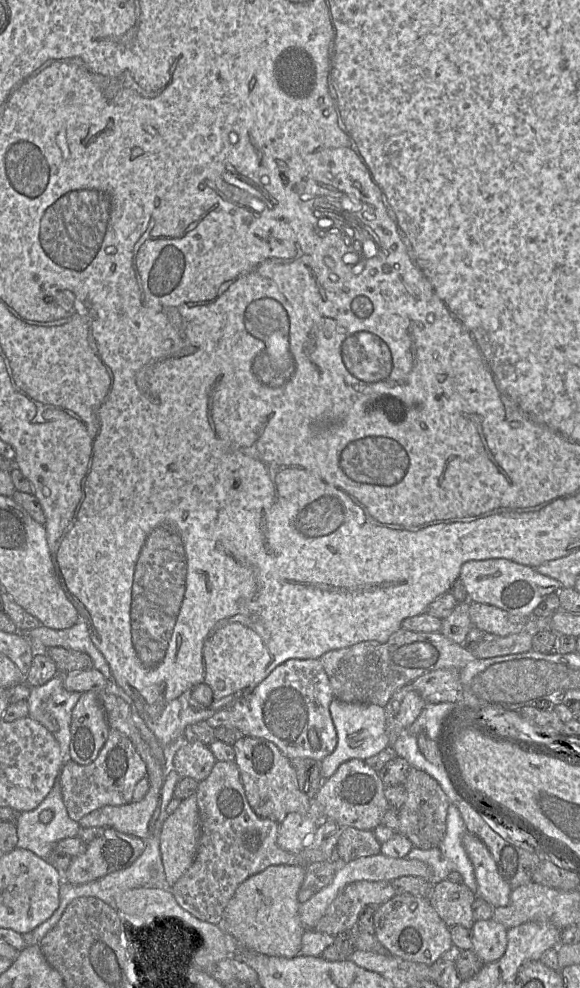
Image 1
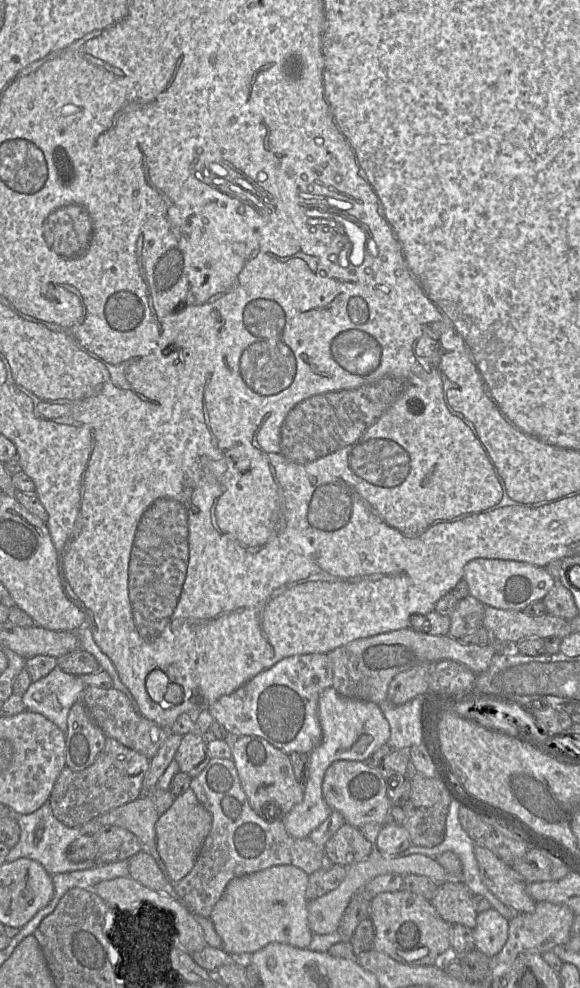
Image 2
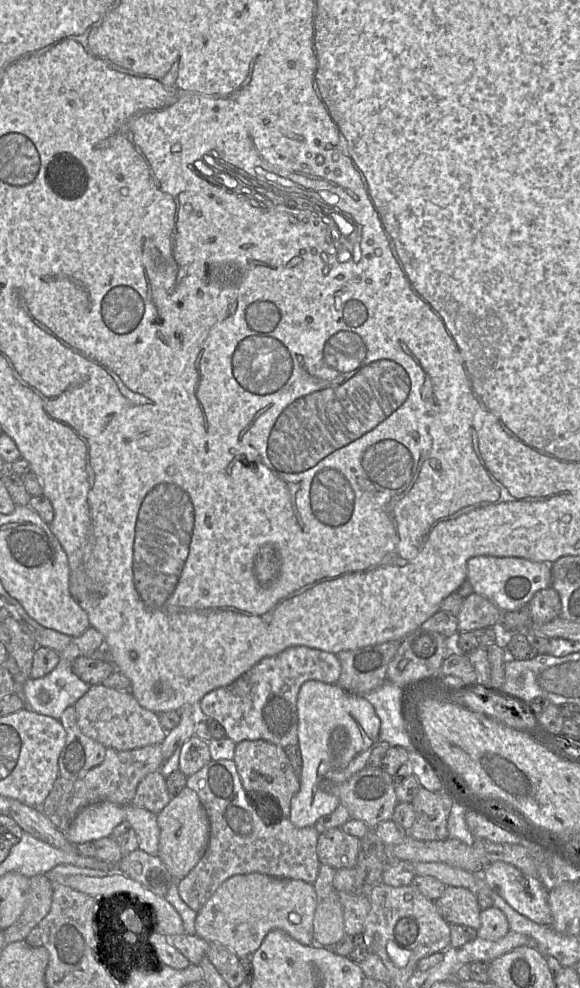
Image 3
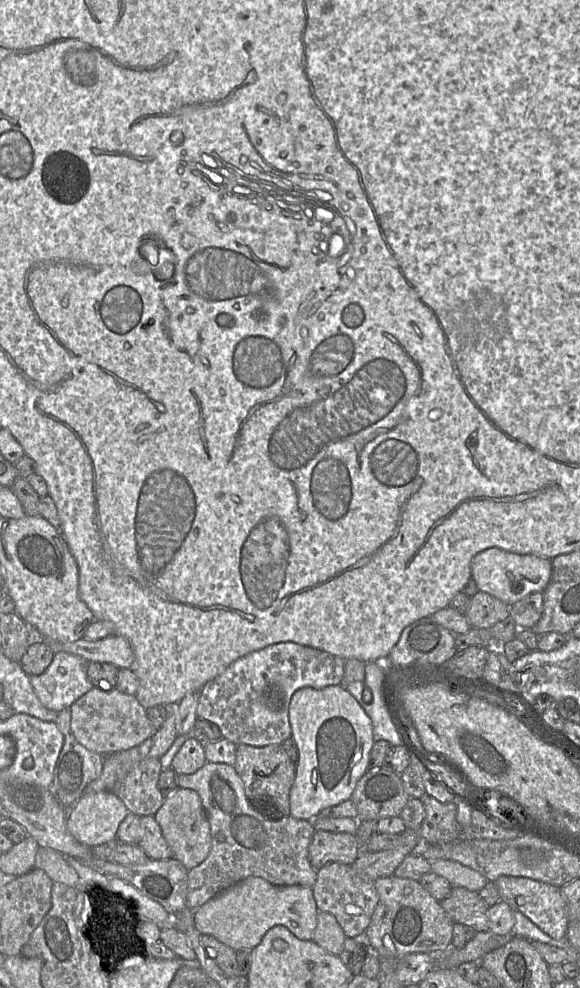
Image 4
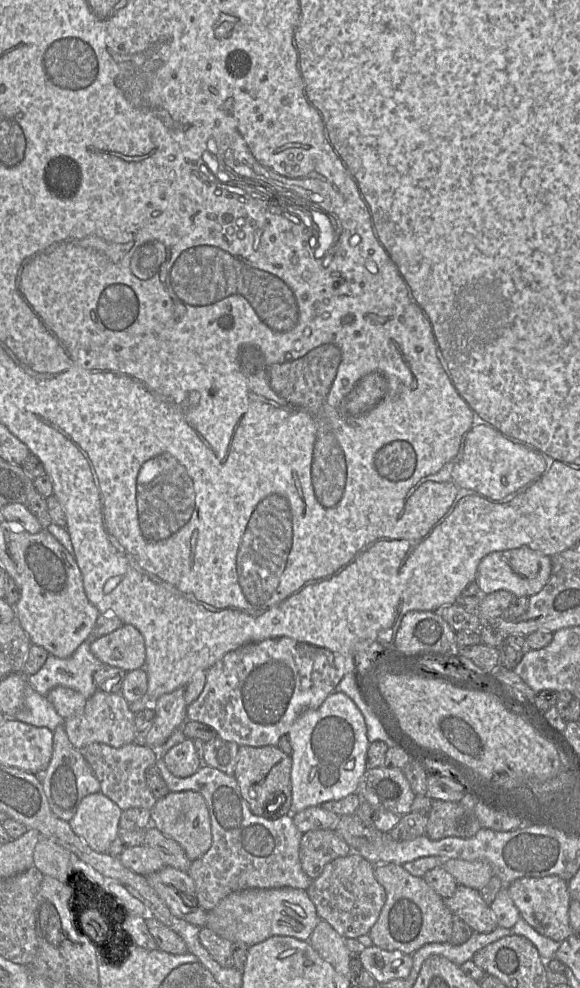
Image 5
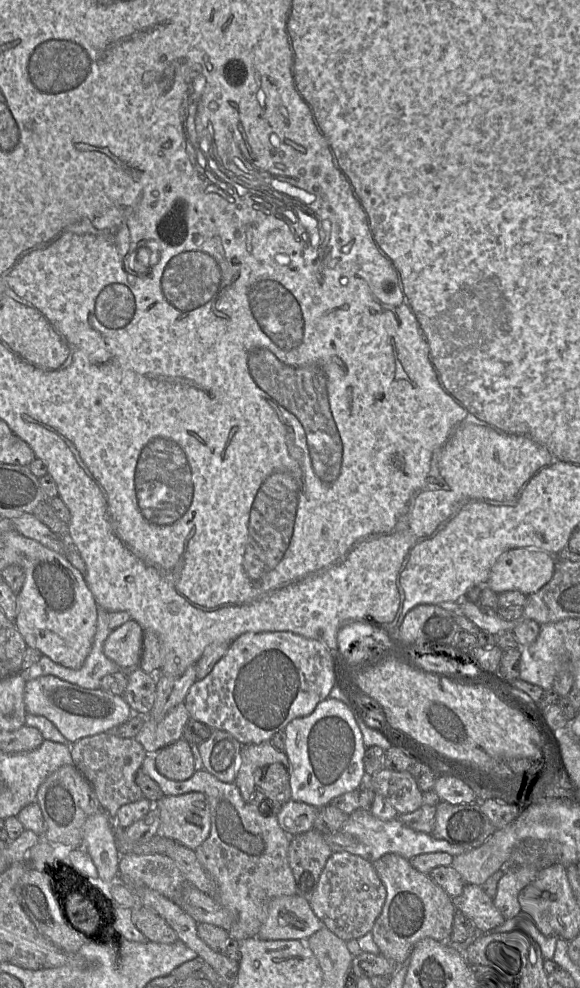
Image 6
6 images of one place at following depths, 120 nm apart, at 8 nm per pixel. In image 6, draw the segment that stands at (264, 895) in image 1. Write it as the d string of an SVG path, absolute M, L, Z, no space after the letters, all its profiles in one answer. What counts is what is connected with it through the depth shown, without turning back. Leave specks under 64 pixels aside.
M294 894L274 898L257 937L261 940L307 940L324 927L310 902Z

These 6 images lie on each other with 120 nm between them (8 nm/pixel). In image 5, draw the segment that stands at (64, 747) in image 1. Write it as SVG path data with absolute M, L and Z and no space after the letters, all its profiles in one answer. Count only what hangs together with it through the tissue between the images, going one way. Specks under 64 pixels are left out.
M92 631L69 658L57 658L49 654L41 669L28 676L28 684L42 696L62 686L81 693L87 699L91 697L97 691L93 674L106 665L91 652L90 645L96 638L97 635Z

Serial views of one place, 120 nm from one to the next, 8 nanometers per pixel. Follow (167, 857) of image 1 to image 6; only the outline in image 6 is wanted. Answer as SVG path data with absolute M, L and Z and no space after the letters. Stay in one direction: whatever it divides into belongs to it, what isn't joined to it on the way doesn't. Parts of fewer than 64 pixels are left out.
M202 792L163 796L157 805L160 816L159 834L196 850L211 831L208 798Z

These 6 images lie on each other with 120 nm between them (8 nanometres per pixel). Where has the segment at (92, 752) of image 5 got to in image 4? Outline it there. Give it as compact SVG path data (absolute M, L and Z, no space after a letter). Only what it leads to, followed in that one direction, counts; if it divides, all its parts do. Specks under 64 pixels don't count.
M150 758L138 763L121 785L112 793L126 806L130 813L138 816L154 816L165 798L158 789L162 767L160 759Z

